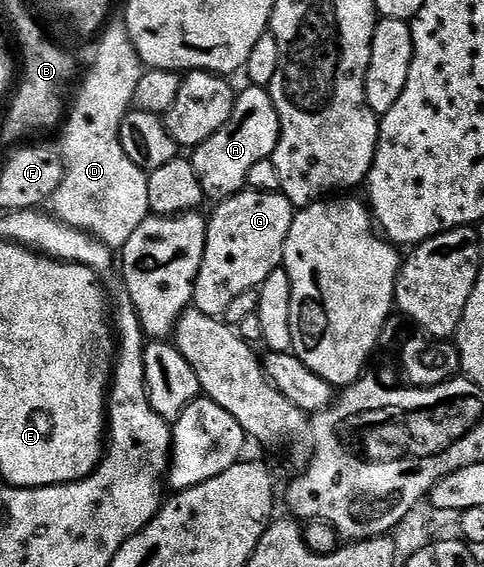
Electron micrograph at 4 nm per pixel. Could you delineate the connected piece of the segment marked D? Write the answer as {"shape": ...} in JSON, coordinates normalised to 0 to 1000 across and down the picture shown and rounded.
{"shape":[[[258,37],[233,39],[209,55],[194,111],[169,153],[167,145],[159,153],[132,210],[124,270],[136,289],[136,309],[124,332],[103,347],[99,363],[110,383],[176,413],[194,414],[244,444],[312,376],[304,302],[273,289],[264,268],[256,268],[256,254],[248,254],[248,219],[277,187],[298,118]]]}

